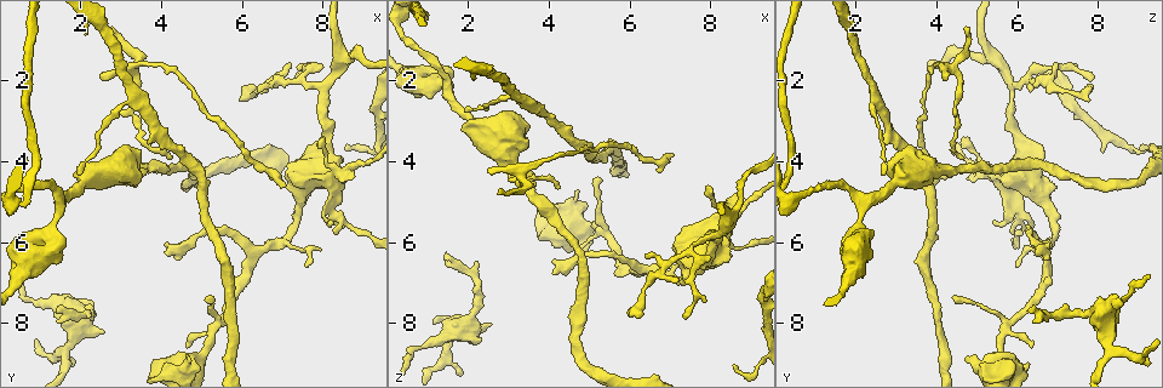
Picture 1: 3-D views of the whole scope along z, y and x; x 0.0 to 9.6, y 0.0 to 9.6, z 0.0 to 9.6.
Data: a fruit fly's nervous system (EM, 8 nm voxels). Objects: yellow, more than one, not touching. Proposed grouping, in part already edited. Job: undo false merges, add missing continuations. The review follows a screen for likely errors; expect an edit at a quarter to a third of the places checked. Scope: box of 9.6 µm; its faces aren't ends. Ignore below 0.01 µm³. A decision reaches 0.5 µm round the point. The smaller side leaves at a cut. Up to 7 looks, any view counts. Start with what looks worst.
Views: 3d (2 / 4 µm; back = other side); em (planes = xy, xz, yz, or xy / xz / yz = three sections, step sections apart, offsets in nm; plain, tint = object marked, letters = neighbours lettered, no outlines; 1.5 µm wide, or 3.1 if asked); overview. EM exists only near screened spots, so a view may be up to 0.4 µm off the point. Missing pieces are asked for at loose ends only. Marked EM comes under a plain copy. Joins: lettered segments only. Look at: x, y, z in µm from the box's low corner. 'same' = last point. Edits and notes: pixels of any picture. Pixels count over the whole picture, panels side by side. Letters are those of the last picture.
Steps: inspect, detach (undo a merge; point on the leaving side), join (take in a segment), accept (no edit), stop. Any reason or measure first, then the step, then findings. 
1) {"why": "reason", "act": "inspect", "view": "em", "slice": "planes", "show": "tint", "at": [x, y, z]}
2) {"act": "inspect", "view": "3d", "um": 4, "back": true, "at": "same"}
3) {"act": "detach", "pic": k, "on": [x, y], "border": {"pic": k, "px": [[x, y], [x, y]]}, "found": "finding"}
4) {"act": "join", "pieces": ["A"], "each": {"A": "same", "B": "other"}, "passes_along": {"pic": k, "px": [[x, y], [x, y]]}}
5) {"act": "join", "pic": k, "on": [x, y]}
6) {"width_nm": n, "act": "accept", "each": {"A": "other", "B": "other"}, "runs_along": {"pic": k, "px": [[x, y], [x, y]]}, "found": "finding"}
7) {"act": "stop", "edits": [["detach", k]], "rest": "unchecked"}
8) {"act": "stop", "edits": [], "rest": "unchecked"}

{"act": "inspect", "view": "3d", "um": 2, "at": [7.10, 4.55, 3.75]}

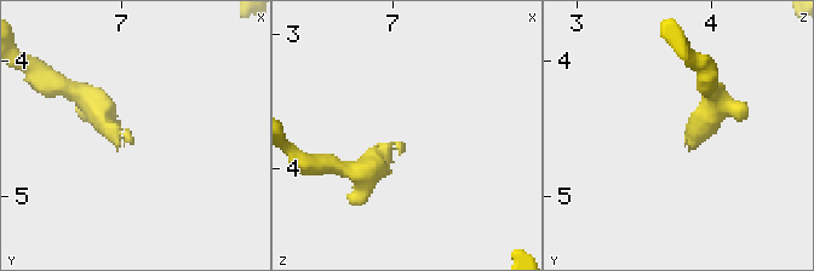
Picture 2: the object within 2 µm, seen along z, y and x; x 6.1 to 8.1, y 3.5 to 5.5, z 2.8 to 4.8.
{"act": "inspect", "view": "em", "slice": "xy", "step": 4, "show": "letters", "at": [7.08, 4.60, 3.84]}

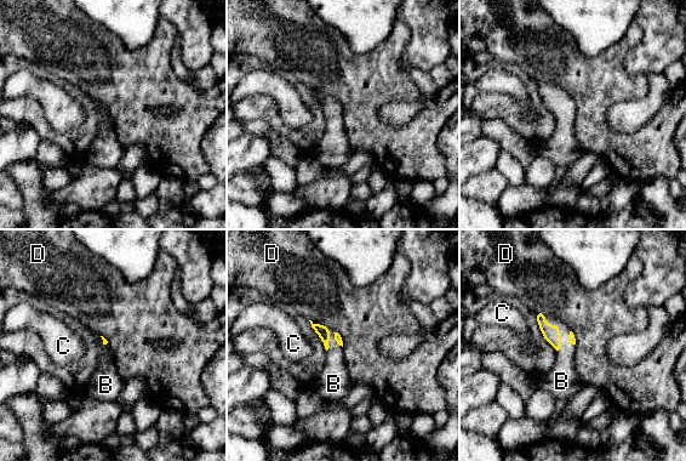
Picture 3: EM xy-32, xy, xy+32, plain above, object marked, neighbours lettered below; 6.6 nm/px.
{"act": "inspect", "view": "em", "slice": "planes", "show": "letters", "at": "same"}

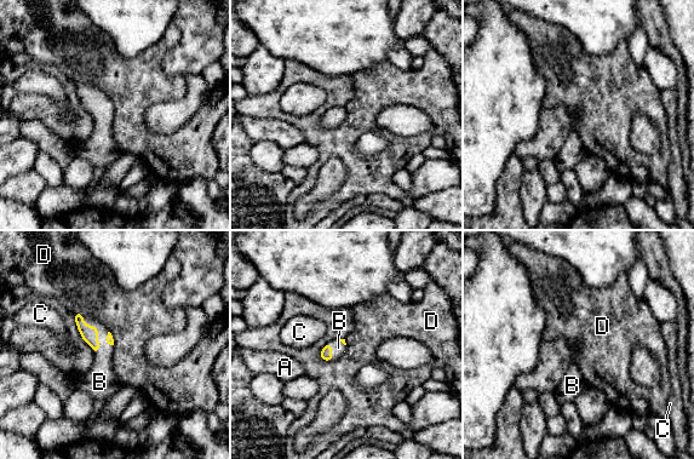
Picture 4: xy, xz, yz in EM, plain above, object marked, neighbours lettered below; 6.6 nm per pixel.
{"act": "join", "pieces": ["B"], "each": {"A": "other", "B": "same", "C": "other", "D": "other"}, "passes_along": {"pic": 4, "px": [[90, 333], [97, 331], [102, 367]]}, "found": "the neuron continues"}

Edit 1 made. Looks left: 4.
{"why": "redraw", "act": "inspect", "view": "overview"}

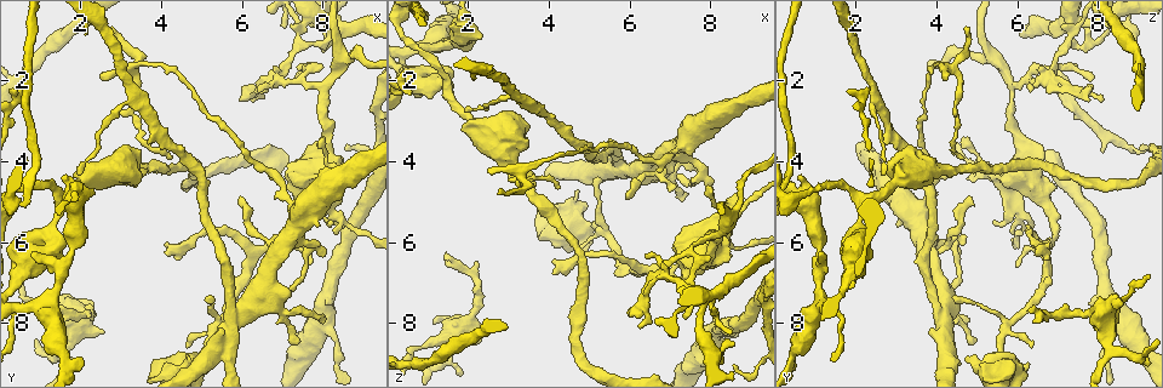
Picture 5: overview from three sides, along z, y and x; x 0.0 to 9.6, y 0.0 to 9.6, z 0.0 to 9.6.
{"why": "branch stops here", "act": "inspect", "view": "3d", "um": 4, "at": [8.70, 4.45, 4.80]}

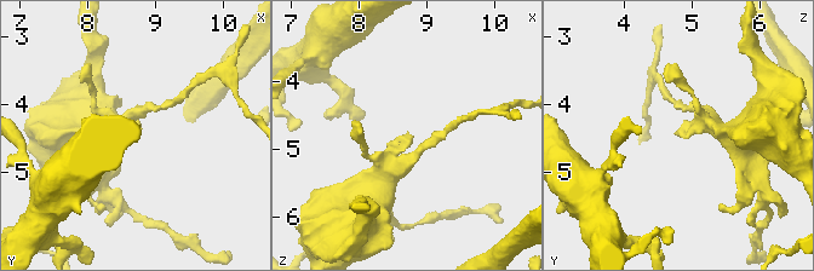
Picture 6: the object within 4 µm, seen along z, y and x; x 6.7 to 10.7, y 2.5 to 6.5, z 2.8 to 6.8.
{"act": "inspect", "view": "em", "slice": "planes", "show": "letters", "at": [8.70, 4.45, 4.75]}

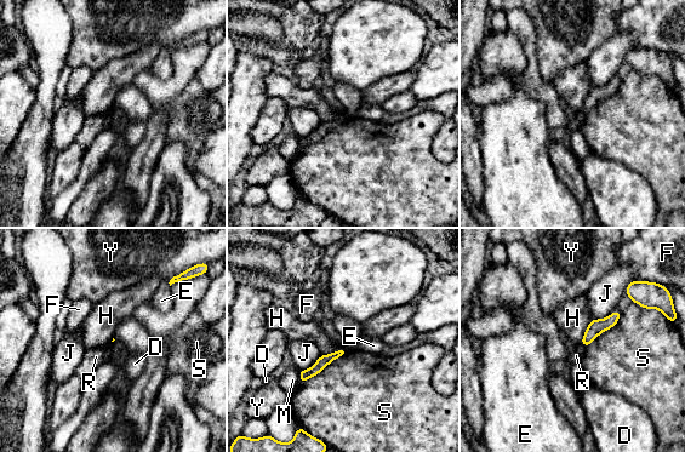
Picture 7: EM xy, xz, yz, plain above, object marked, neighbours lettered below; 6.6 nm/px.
{"longest_contact_nm": ["S", 380], "act": "accept", "each": {"D": "other", "E": "other", "F": "other", "H": "other", "J": "other", "M": "other", "R": "other", "S": "other", "Y": "other"}, "border": {"pic": 7, "px": [[591, 320], [580, 343]]}, "found": "no lettered segment goes on from it"}

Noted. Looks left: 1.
{"act": "stop", "edits": [["join", 4]], "rest": "unchecked"}

